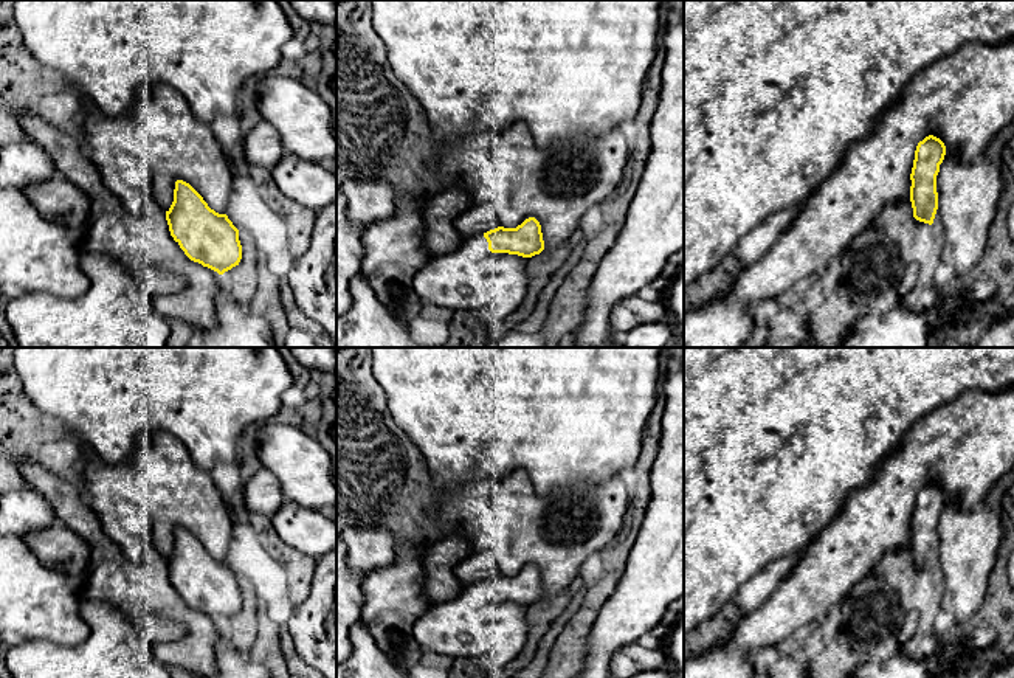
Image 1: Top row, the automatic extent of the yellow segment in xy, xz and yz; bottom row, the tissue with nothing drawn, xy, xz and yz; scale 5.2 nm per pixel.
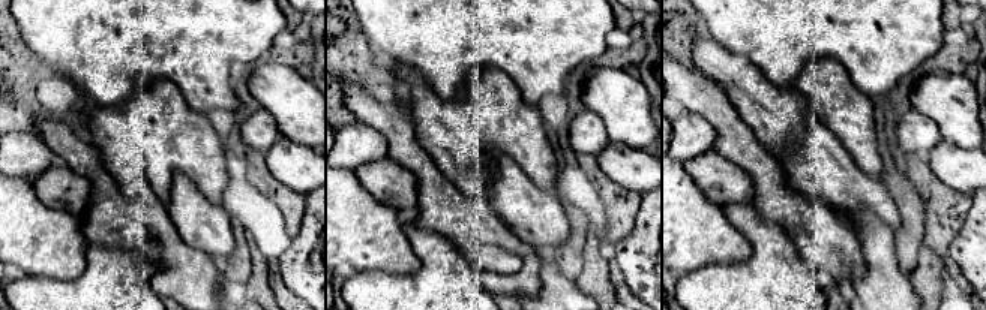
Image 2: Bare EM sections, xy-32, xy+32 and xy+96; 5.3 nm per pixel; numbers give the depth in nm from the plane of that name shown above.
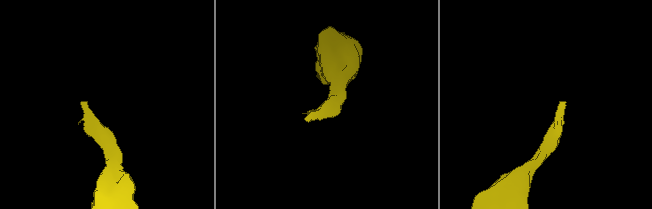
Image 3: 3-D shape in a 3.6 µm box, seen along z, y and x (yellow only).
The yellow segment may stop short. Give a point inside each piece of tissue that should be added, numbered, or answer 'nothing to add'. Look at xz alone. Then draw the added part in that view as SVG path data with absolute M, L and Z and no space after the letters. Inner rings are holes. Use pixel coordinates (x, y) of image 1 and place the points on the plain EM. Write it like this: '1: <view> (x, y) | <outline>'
1: xz (479, 567) | M476 551L454 568L454 576L464 586L484 582L499 574L498 563L488 552Z

